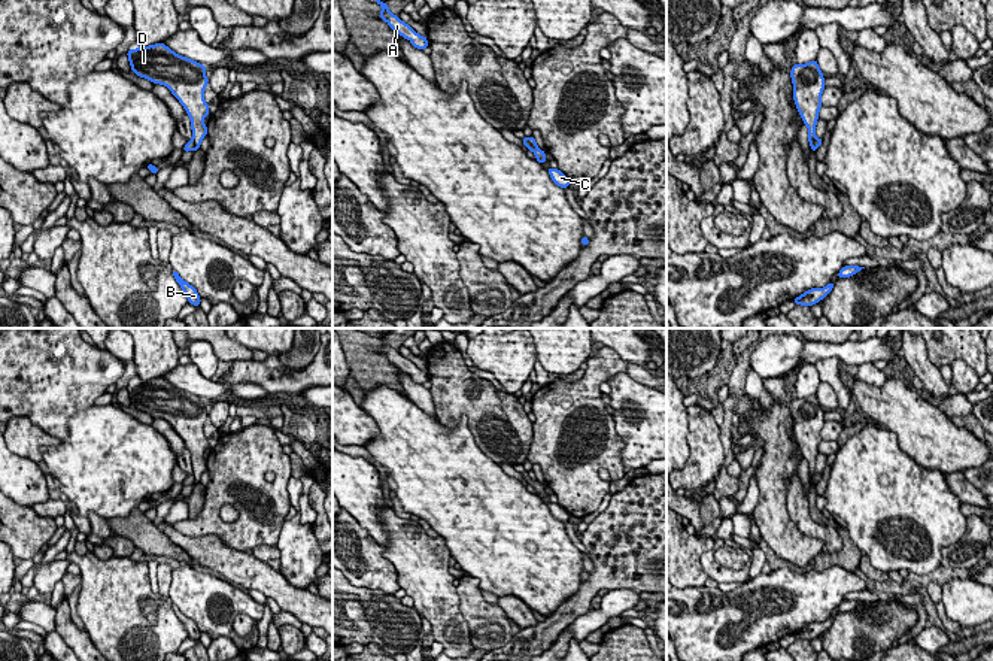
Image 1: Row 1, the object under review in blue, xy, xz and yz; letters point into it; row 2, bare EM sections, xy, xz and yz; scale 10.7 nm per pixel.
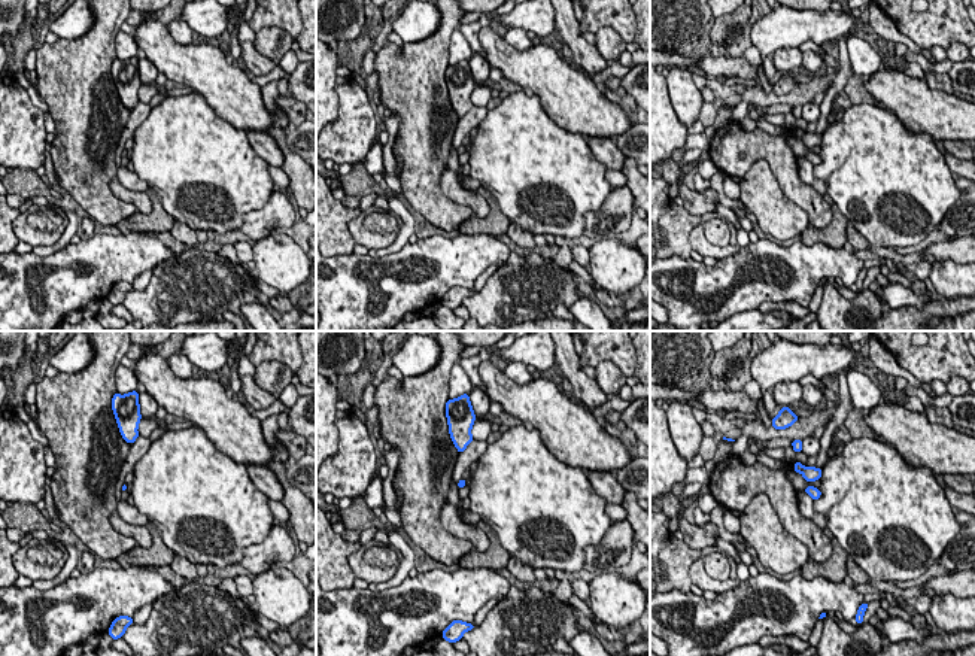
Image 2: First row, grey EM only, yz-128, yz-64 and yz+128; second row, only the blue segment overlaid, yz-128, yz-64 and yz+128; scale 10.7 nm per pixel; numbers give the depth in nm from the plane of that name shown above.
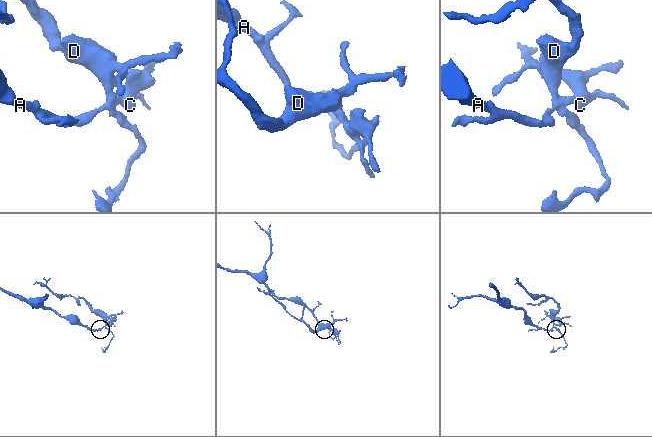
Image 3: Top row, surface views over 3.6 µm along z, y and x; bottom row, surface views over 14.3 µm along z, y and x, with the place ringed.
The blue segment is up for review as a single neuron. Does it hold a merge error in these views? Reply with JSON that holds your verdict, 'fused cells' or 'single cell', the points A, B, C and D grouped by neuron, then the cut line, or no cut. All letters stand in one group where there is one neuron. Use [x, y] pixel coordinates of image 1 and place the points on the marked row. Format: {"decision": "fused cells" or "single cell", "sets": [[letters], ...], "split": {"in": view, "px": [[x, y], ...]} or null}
{"decision": "fused cells", "sets": [["A", "C"], ["B", "D"]], "split": {"in": "yz", "px": [[816, 139], [810, 145], [813, 149]]}}

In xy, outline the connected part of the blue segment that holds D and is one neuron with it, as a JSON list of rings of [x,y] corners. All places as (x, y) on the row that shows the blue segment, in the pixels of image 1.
[[[164,43],[139,45],[137,49],[128,49],[127,55],[137,76],[166,85],[180,101],[191,118],[194,151],[200,149],[203,137],[207,136],[203,119],[210,115],[203,95],[209,84],[206,66],[177,55]]]

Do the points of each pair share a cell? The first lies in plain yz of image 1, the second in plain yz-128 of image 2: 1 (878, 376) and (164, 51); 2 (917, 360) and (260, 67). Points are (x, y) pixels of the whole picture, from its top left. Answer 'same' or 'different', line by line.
1: different
2: same

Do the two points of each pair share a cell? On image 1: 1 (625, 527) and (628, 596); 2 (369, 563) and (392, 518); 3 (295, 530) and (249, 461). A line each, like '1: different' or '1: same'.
1: different
2: different
3: different

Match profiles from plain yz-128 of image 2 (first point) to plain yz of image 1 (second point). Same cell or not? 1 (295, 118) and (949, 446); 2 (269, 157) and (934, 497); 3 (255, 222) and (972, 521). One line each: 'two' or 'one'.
1: two
2: two
3: one

